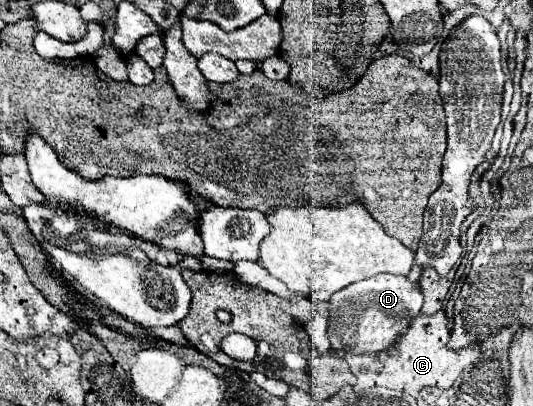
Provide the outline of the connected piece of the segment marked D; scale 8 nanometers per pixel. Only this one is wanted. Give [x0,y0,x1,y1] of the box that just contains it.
[329,273,423,355]

